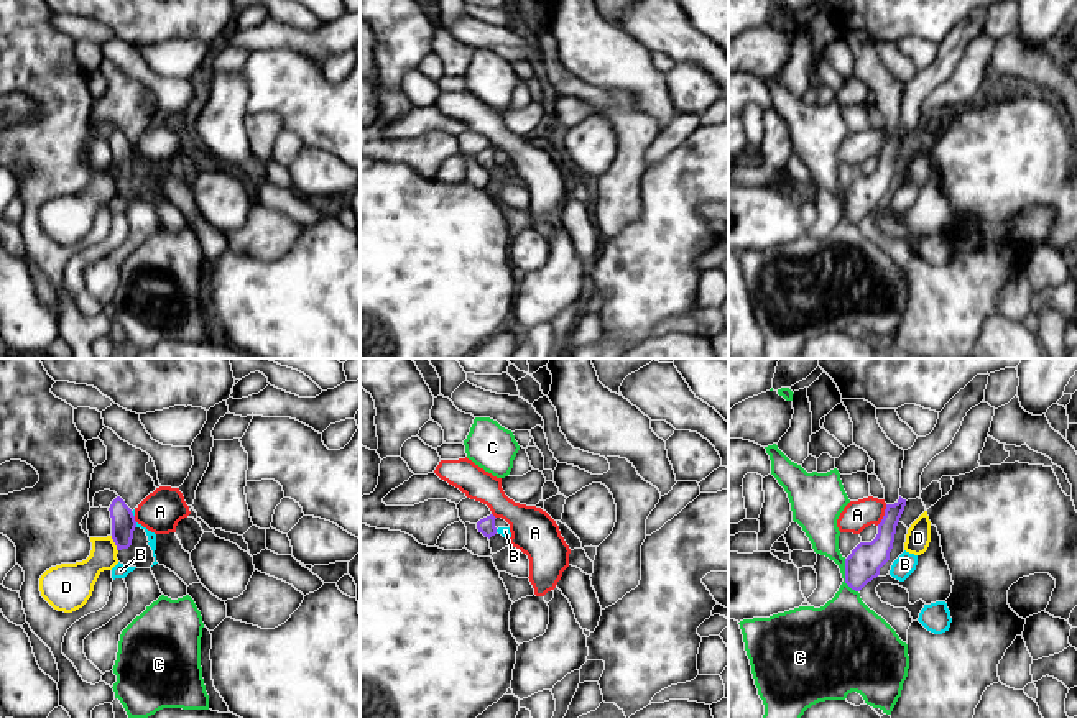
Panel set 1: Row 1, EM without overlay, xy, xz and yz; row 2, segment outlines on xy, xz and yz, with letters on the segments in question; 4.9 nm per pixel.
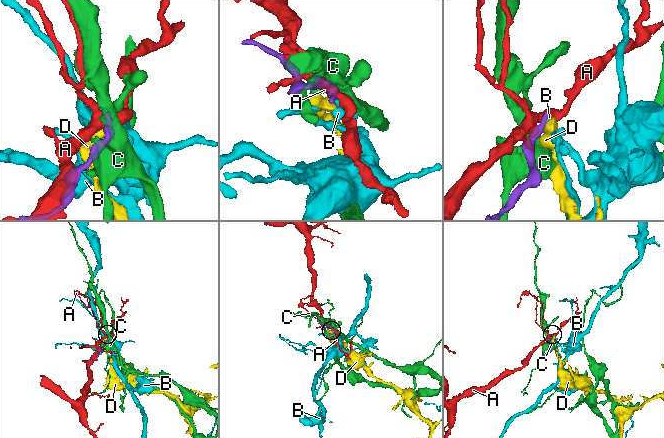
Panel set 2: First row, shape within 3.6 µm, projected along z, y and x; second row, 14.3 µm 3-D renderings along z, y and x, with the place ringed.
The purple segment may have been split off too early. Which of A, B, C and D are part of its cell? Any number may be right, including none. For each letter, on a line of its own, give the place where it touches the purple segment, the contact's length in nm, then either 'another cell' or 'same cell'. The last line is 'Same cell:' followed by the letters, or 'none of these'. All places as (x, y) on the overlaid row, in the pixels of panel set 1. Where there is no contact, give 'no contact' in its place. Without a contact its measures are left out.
A: contact yz (885, 515); length 120 nm; another cell
B: contact xy (135, 524); length 30 nm; another cell
C: contact yz (845, 577); length 180 nm; another cell
D: contact xy (115, 544); length 90 nm; another cell
Same cell: none of these

